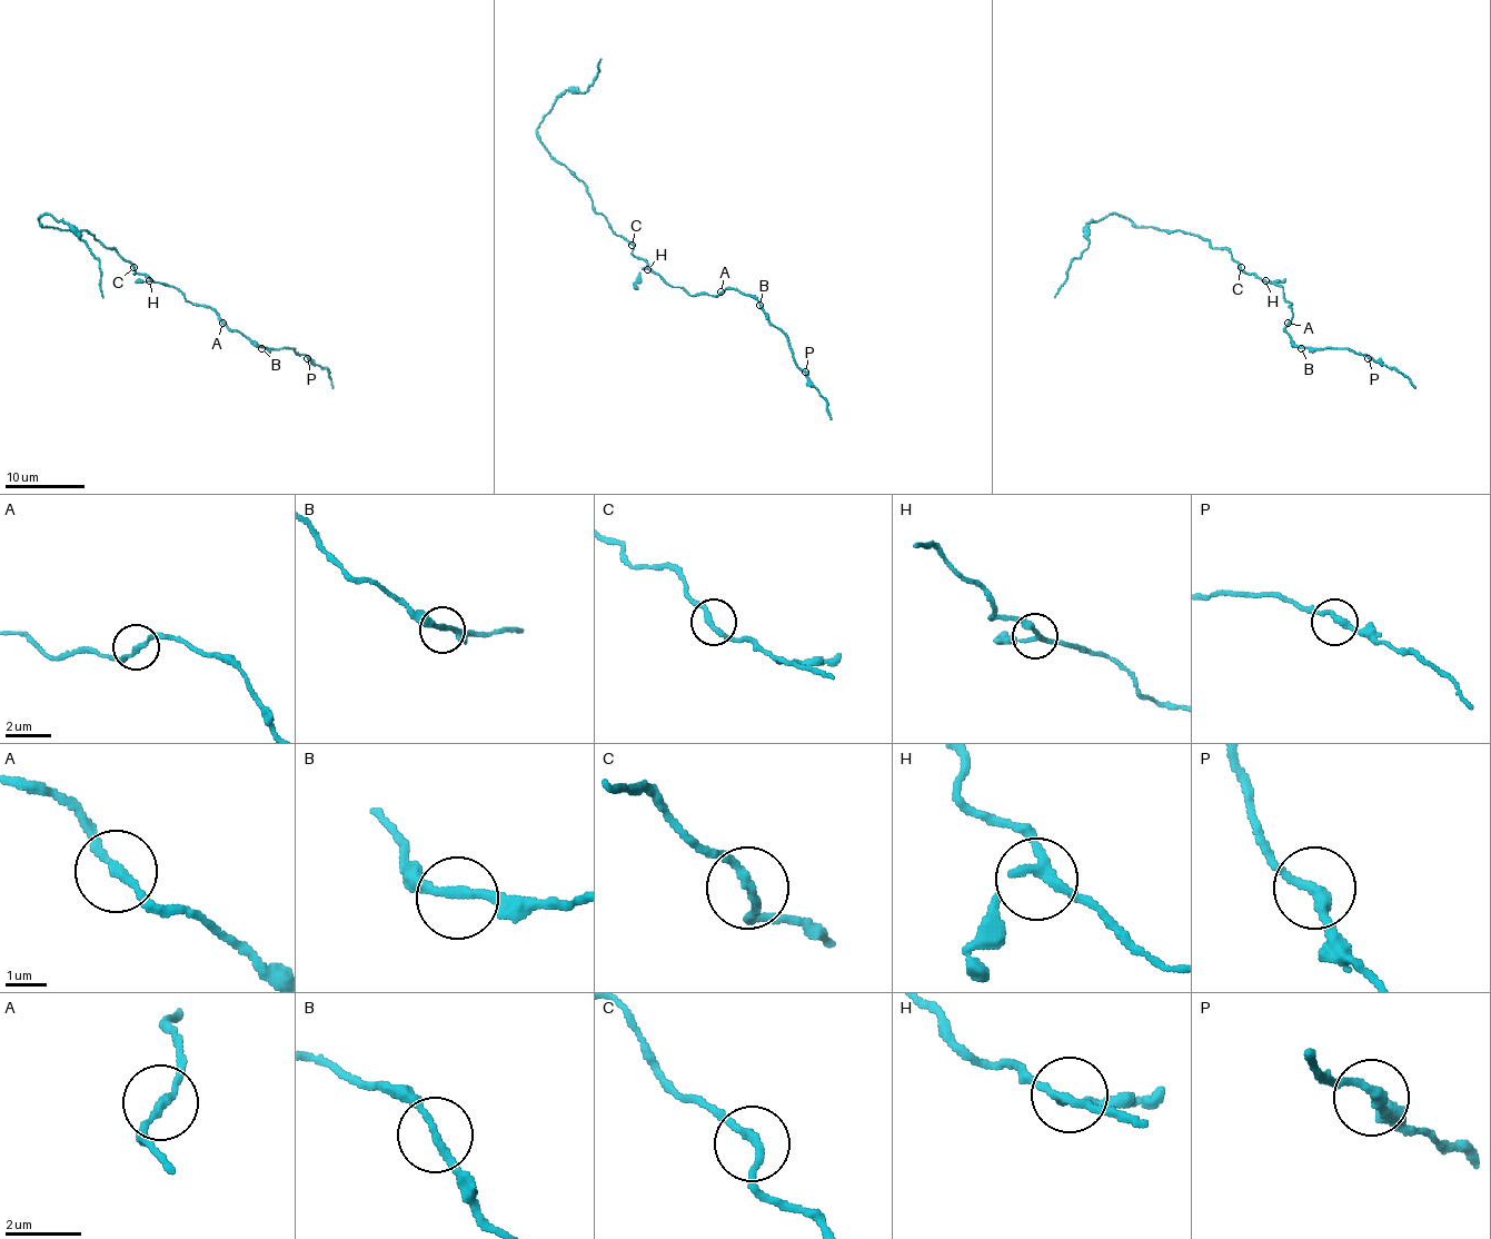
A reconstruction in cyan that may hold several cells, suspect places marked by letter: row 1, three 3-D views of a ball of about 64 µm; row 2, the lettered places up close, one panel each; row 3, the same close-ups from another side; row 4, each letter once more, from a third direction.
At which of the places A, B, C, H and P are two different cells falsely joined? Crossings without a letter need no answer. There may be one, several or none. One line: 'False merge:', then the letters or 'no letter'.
False merge: no letter

